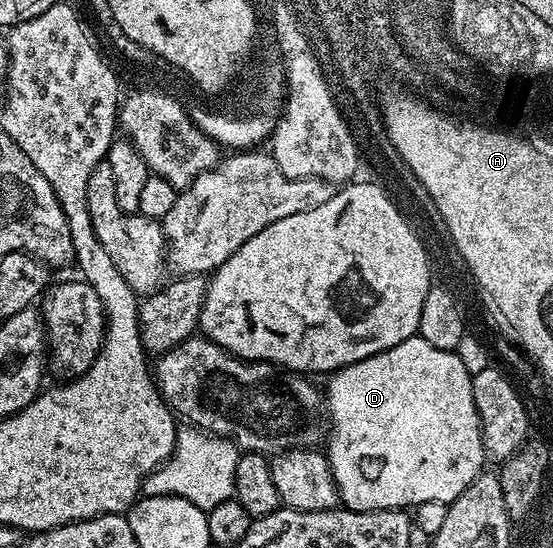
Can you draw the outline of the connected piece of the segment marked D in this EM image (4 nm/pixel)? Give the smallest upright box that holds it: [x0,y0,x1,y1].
[323,335,486,511]

